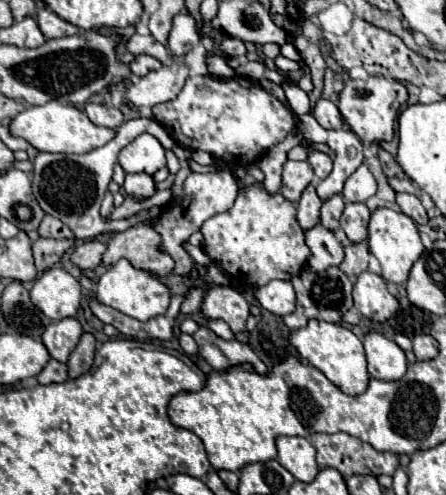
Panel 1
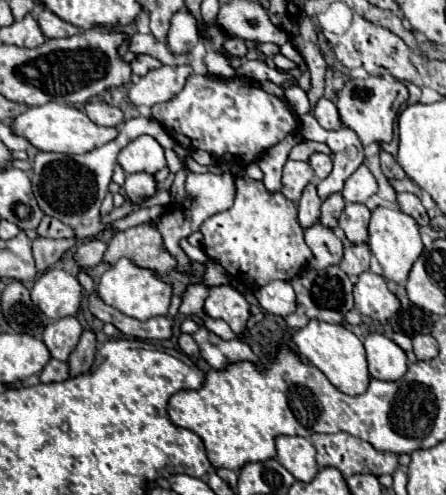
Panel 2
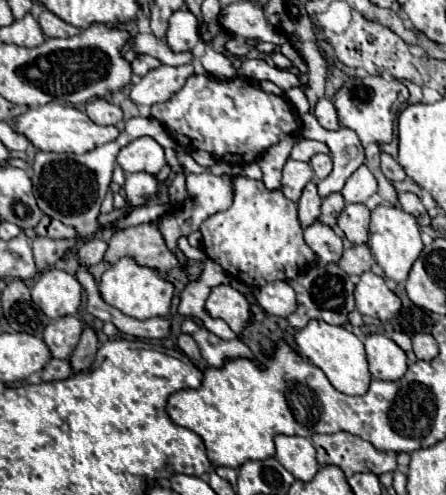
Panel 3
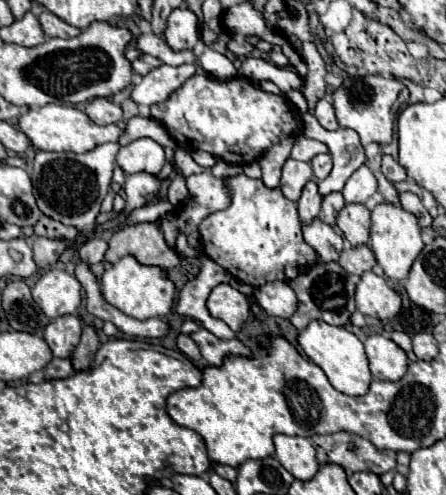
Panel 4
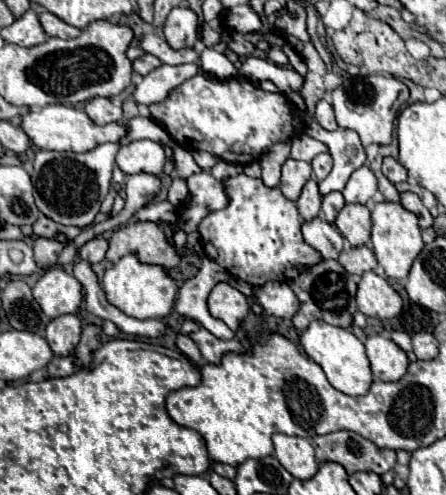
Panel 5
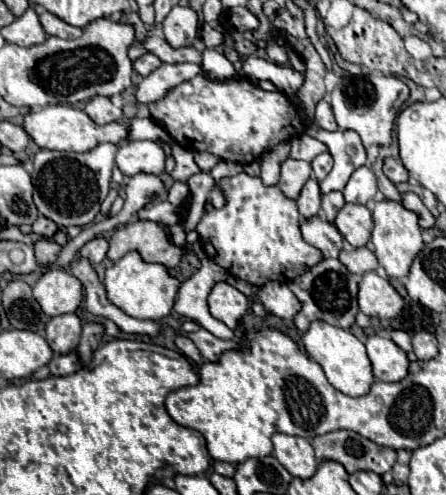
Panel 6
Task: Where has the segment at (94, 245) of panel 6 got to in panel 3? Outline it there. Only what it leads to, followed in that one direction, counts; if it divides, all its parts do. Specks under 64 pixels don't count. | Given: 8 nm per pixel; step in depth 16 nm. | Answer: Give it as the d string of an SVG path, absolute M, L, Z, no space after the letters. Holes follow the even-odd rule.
M88 238L88 240L84 240L84 242L78 246L78 250L76 250L78 262L82 262L82 264L86 264L86 266L98 264L98 262L104 260L106 248L108 248L108 244L106 244L104 240L100 240L100 238Z

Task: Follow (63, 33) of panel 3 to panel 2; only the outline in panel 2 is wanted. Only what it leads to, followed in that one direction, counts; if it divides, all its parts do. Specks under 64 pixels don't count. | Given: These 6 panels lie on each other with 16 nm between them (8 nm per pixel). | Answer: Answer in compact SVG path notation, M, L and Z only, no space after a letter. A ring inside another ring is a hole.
M46 8L38 14L38 24L46 38L68 38L74 34L80 34L80 28L64 22L62 18L58 18L54 12L50 12Z

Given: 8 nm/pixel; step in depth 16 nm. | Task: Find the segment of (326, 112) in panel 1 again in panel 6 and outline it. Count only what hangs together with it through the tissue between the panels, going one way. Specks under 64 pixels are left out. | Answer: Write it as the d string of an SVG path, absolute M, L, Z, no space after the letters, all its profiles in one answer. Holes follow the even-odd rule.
M326 100L318 102L316 106L316 124L322 128L322 130L328 130L328 132L334 132L338 130L338 124L334 120L334 114L332 114L332 108Z

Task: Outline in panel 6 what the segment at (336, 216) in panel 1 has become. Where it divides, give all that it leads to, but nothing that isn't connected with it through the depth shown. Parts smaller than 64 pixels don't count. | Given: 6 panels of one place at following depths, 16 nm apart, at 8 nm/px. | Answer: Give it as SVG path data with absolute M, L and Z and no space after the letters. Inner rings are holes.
M328 192L328 194L324 194L322 196L322 212L324 212L324 218L328 220L328 222L332 222L334 220L334 216L336 216L336 212L344 206L344 196L342 196L342 192Z

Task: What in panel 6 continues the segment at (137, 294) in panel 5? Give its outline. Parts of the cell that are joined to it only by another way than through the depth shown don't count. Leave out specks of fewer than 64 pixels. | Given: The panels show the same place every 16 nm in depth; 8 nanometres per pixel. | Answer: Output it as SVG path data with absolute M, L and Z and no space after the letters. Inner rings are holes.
M128 252L124 258L114 262L104 276L104 288L112 304L116 304L128 316L140 320L162 320L172 312L176 292L180 288L180 280L170 274L170 268L164 264L148 264L140 260L138 252Z

